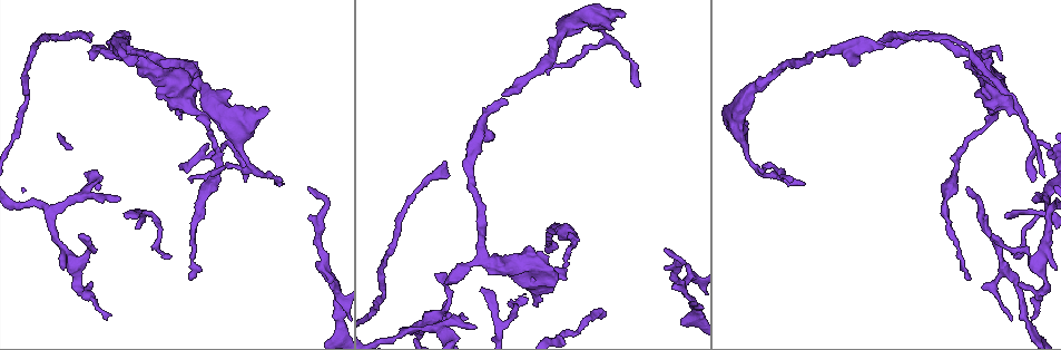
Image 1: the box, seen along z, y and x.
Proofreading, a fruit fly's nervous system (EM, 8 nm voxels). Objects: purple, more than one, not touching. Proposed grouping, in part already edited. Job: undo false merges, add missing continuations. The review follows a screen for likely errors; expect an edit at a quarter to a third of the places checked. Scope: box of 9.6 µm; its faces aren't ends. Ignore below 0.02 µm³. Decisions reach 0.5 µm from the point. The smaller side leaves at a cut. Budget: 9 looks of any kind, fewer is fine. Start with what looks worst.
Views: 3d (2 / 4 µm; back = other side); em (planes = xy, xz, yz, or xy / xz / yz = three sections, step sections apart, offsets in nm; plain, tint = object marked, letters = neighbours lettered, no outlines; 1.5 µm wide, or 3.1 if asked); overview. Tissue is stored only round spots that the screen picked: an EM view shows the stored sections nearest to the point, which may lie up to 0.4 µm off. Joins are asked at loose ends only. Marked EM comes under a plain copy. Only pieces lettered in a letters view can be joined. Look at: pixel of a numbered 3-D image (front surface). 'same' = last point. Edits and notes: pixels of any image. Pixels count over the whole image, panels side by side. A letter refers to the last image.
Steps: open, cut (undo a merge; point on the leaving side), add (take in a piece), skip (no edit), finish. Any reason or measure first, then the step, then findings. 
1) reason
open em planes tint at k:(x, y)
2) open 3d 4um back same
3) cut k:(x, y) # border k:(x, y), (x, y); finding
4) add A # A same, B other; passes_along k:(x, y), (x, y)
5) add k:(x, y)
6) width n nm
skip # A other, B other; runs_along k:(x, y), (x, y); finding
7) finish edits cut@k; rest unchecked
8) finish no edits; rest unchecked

branch stops here
open em xy step 8 tint at 1:(92, 59)

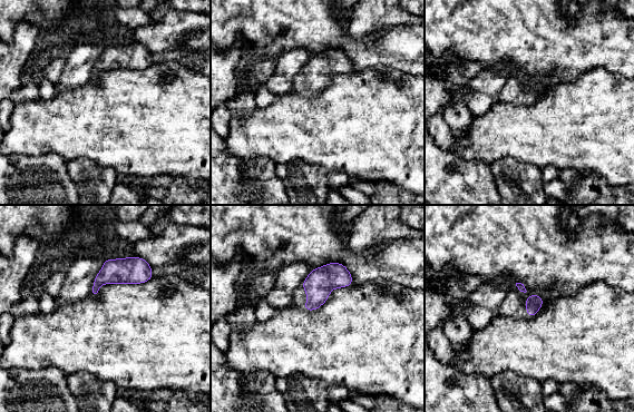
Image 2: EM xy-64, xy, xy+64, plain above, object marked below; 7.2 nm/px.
another direction
open em planes letters same

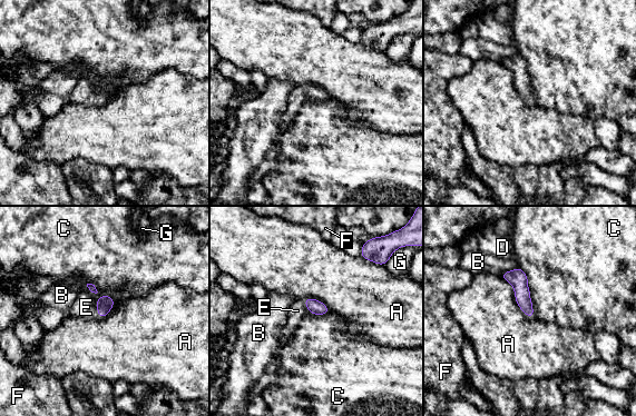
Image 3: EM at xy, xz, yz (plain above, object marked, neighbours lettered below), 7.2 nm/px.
add E # A other, B other, C other, D other, E same, F other, G other; passes_along 3:(105, 303), (97, 310), (85, 307); the neuron continues

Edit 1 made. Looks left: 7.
see it whole again
open overview

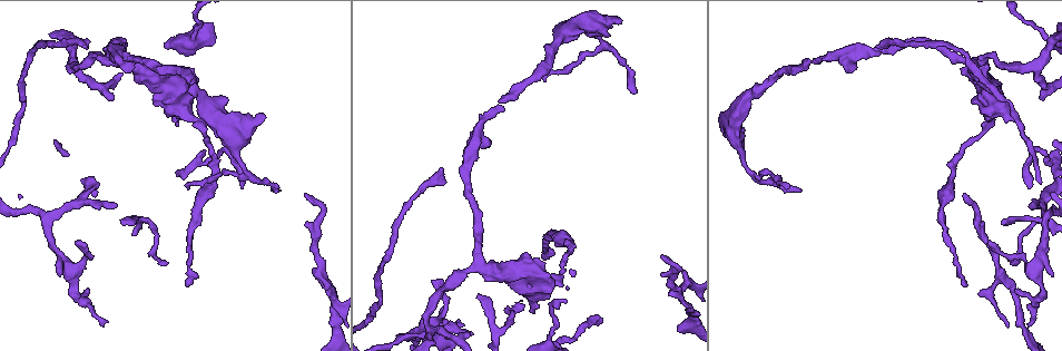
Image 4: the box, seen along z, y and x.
stops while still wide
open em planes letters at 4:(621, 21)

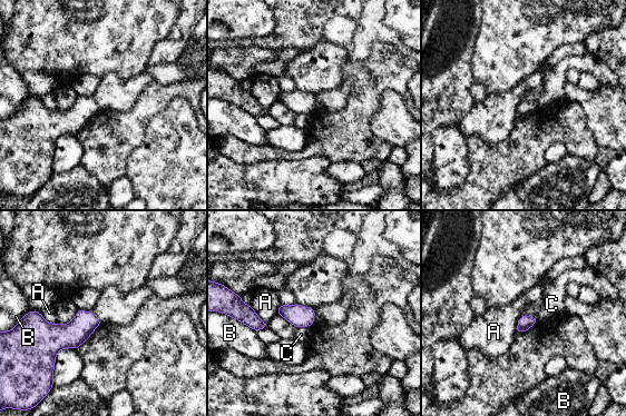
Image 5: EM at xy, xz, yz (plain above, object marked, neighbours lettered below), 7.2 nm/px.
skip # A other, B other, C other; border 5:(250, 305), (257, 316), (266, 323); none of them fits

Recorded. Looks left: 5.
free end
open 3d 2um back at 4:(848, 70)

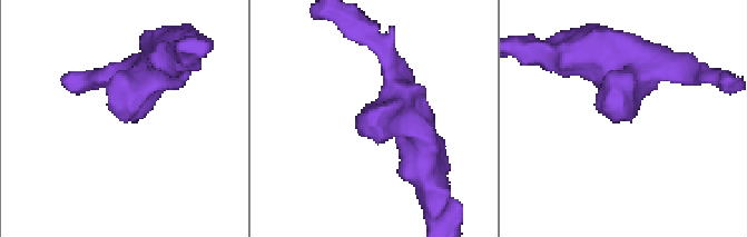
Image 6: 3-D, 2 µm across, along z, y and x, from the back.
now the EM
open em yz step 4 letters at 6:(121, 118)

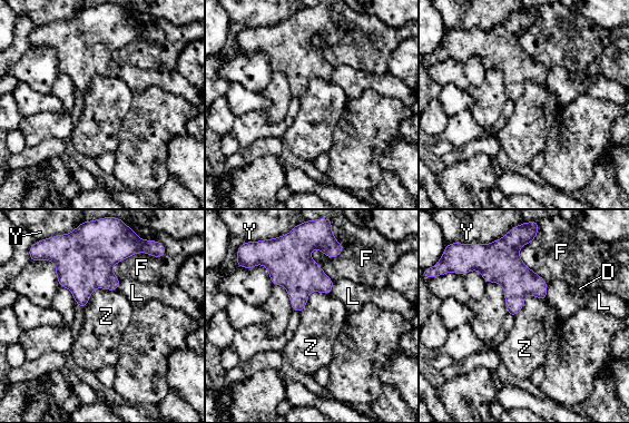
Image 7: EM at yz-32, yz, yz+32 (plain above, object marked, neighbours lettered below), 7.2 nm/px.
open em planes letters same

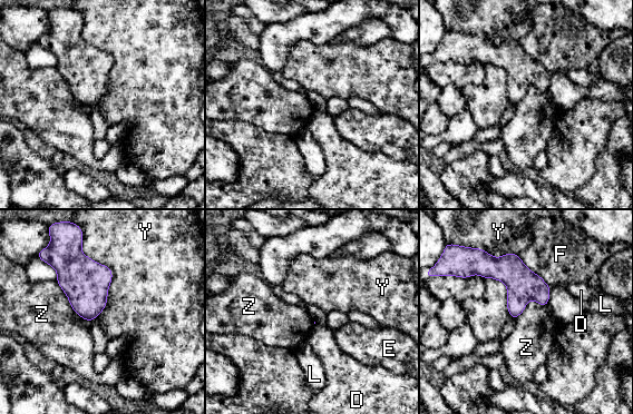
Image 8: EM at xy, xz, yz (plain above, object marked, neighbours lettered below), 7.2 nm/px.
longest_contact Y 600 nm
skip # D other, E other, F other, L other, Y other, Z other; border 8:(81, 243), (112, 272), (89, 322); no lettered piece goes on from it

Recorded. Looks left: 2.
tapers out
open 3d 2um at 4:(522, 304)

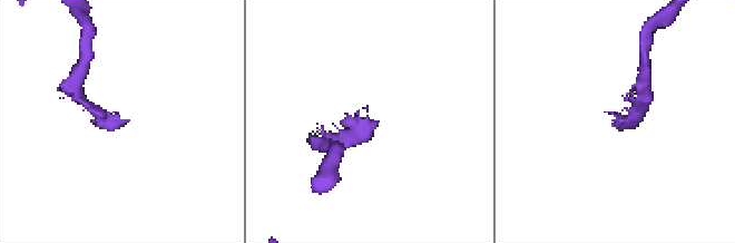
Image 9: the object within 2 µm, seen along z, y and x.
now the EM
open em planes letters at 9:(621, 125)

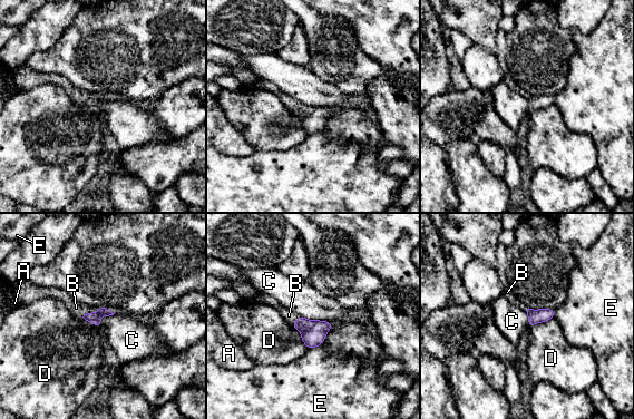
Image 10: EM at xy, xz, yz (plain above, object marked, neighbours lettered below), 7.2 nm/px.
add B # A other, B same, C other, D other, E other; passes_along 10:(93, 318), (88, 313), (76, 308); it goes on there

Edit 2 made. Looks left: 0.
finish edits add@3, add@10; rest unchecked

